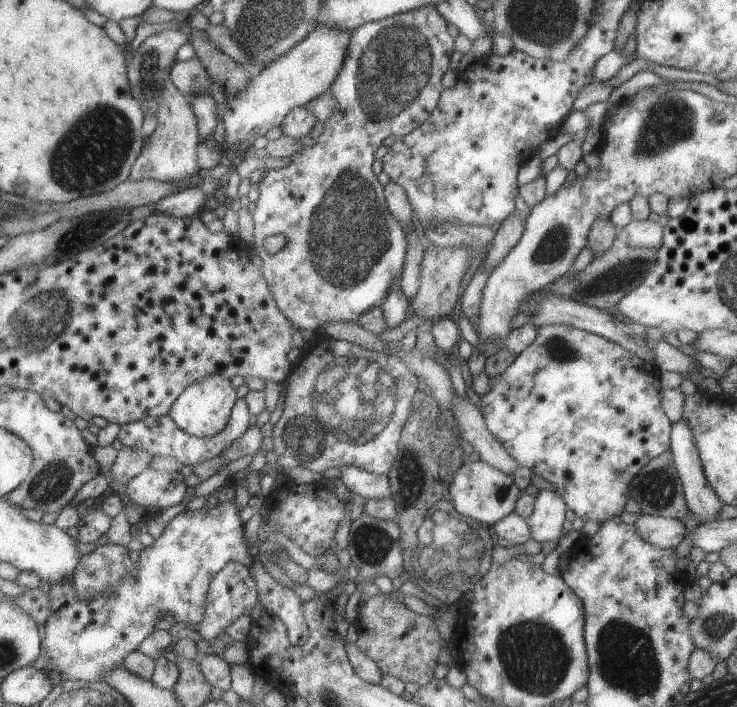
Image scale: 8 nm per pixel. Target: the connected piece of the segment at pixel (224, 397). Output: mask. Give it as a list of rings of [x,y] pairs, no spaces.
[[[211,376],[201,384],[193,384],[192,387],[187,388],[169,410],[168,416],[171,416],[177,422],[177,426],[188,434],[213,438],[228,428],[235,402],[237,402],[237,390],[231,384],[231,380],[225,376]]]

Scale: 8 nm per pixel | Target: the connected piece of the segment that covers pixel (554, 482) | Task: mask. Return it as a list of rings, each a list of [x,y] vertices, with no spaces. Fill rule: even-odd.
[[[549,324],[538,328],[533,342],[516,356],[503,374],[493,379],[488,378],[487,392],[479,395],[479,406],[481,406],[479,410],[481,410],[487,430],[505,448],[505,452],[517,462],[518,467],[525,466],[531,470],[532,474],[547,480],[555,488],[554,492],[563,500],[566,509],[573,511],[575,517],[583,523],[587,520],[601,523],[609,518],[619,517],[619,514],[624,512],[623,507],[629,499],[629,484],[631,484],[633,476],[640,472],[649,460],[669,449],[670,422],[661,409],[662,389],[659,374],[660,371],[654,362],[641,360],[635,354],[624,350],[612,341],[597,336],[597,334],[571,328],[565,324]]]

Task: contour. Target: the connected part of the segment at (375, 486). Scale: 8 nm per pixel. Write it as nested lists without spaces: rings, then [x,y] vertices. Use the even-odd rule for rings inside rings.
[[[359,466],[339,468],[340,479],[345,482],[348,490],[365,498],[392,498],[393,490],[387,475],[380,476],[367,472]]]

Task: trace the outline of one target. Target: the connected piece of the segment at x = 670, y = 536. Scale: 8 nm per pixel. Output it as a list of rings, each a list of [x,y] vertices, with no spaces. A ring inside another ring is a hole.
[[[641,514],[633,522],[639,540],[645,540],[655,548],[674,548],[685,538],[685,526],[682,521]]]

